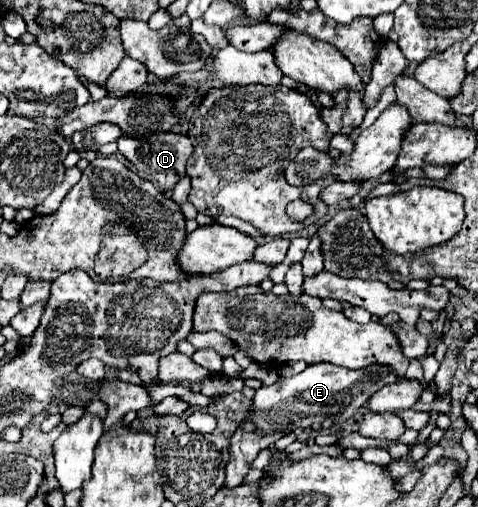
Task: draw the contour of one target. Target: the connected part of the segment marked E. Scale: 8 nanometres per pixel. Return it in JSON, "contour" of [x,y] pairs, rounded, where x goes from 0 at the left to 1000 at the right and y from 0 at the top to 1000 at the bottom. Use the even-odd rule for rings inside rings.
{"contour":[[[657,716],[644,720],[632,736],[615,744],[582,744],[573,759],[548,759],[531,787],[515,826],[498,838],[481,866],[481,909],[473,917],[473,953],[469,961],[498,961],[515,941],[523,913],[548,890],[573,878],[590,858],[611,854],[615,842],[653,842],[657,834],[674,834],[690,826],[699,834],[732,826],[749,803],[757,803],[791,767],[803,759],[828,755],[833,744],[820,740],[812,724],[774,720],[766,728],[720,728],[695,716]],[[544,826],[544,830],[519,830]]]}

